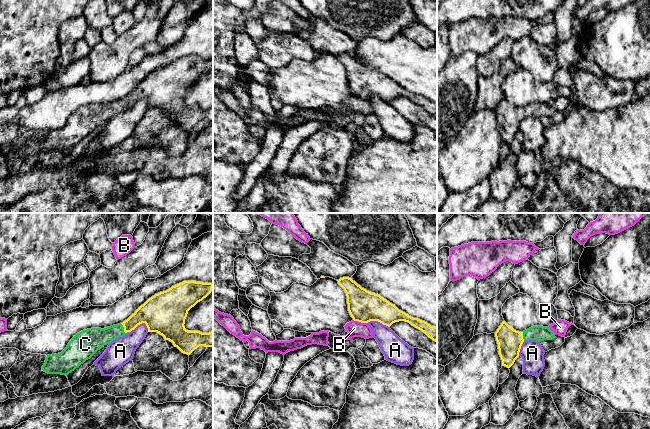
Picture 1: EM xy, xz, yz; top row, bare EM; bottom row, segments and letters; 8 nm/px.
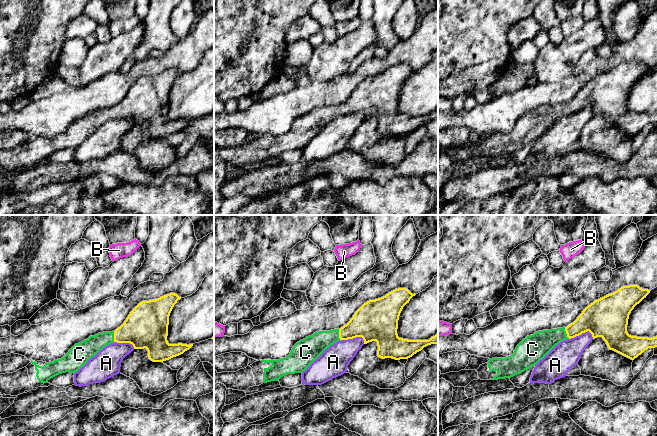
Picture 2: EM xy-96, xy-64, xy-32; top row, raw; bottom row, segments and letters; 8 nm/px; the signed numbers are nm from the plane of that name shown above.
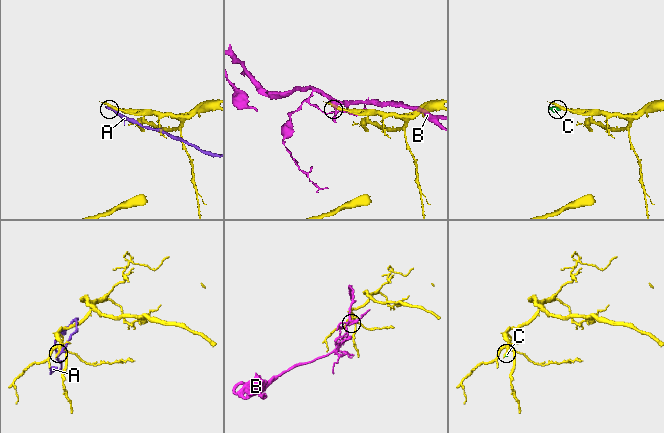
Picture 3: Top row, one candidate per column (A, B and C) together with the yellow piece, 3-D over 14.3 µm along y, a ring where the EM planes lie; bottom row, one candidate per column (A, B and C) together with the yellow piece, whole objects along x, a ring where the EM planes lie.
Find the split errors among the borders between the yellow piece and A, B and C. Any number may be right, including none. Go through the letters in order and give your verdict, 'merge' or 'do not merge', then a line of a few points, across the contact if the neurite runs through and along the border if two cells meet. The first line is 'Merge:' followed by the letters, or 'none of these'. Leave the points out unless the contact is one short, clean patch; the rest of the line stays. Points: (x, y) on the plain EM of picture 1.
Merge: C
A: do not merge
B: do not merge
C: merge

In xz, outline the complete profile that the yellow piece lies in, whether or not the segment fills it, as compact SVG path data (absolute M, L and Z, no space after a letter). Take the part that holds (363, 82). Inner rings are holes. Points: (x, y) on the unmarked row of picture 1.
M349 53L337 57L346 69L348 87L354 97L361 99L378 97L388 103L395 98L405 97L437 118L437 103L409 92L380 71L362 64Z

